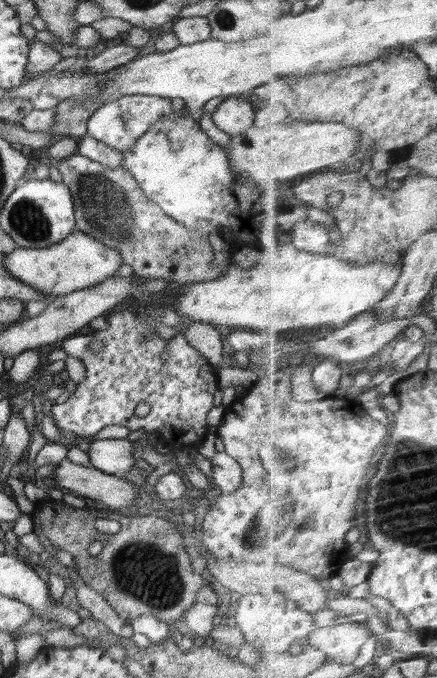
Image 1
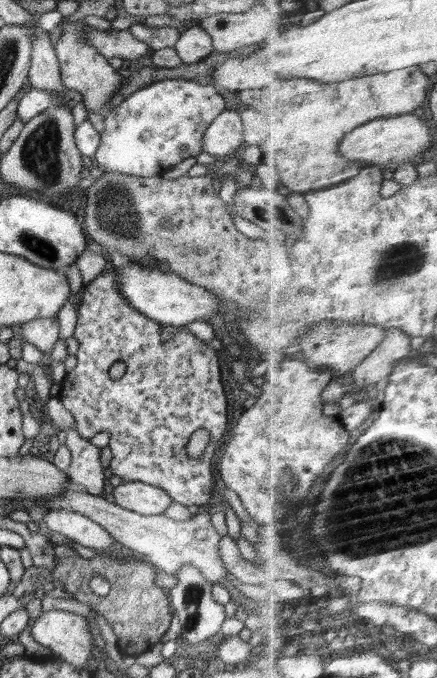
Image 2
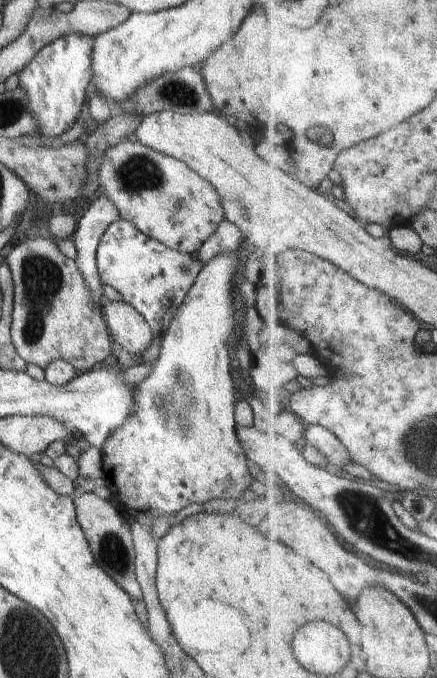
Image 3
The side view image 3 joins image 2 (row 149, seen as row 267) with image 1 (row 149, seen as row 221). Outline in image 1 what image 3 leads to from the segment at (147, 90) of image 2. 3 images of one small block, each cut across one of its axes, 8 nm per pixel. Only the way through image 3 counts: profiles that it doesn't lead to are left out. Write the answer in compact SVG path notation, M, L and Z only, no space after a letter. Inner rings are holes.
M143 95L122 96L112 102L104 102L100 108L94 111L94 114L88 119L86 135L104 142L105 145L124 154L124 151L130 149L132 143L136 143L136 139L142 137L154 122L163 120L163 118L178 119L184 115L190 115L188 110L182 109L176 112L170 98L144 97Z

